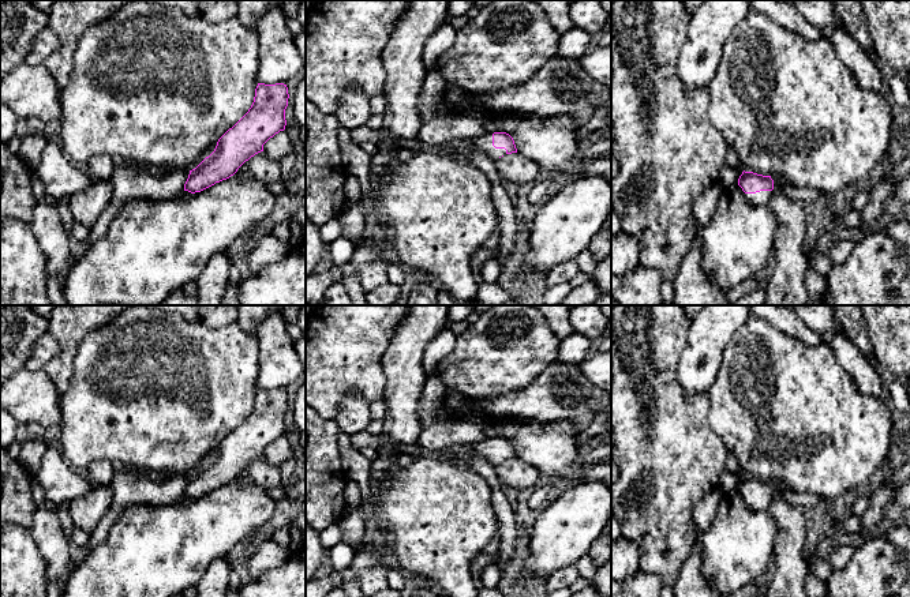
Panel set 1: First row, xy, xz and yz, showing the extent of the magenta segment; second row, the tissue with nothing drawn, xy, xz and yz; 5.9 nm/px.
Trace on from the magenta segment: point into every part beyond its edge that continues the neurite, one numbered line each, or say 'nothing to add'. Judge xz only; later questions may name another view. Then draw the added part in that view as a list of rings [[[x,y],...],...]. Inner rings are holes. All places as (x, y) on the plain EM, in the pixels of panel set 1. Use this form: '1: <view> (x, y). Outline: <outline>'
1: xz (457, 453). Outline: [[[483,439],[482,442],[468,444],[453,444],[442,451],[442,457],[467,465],[473,457],[480,455],[491,465],[497,466],[499,462],[506,461],[505,454],[495,454],[493,451],[493,439]]]

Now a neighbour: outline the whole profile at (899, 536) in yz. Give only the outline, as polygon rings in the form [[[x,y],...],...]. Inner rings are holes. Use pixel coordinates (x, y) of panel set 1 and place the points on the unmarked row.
[[[898,522],[883,537],[902,553],[902,559],[910,568],[910,527],[906,526],[903,522]]]

